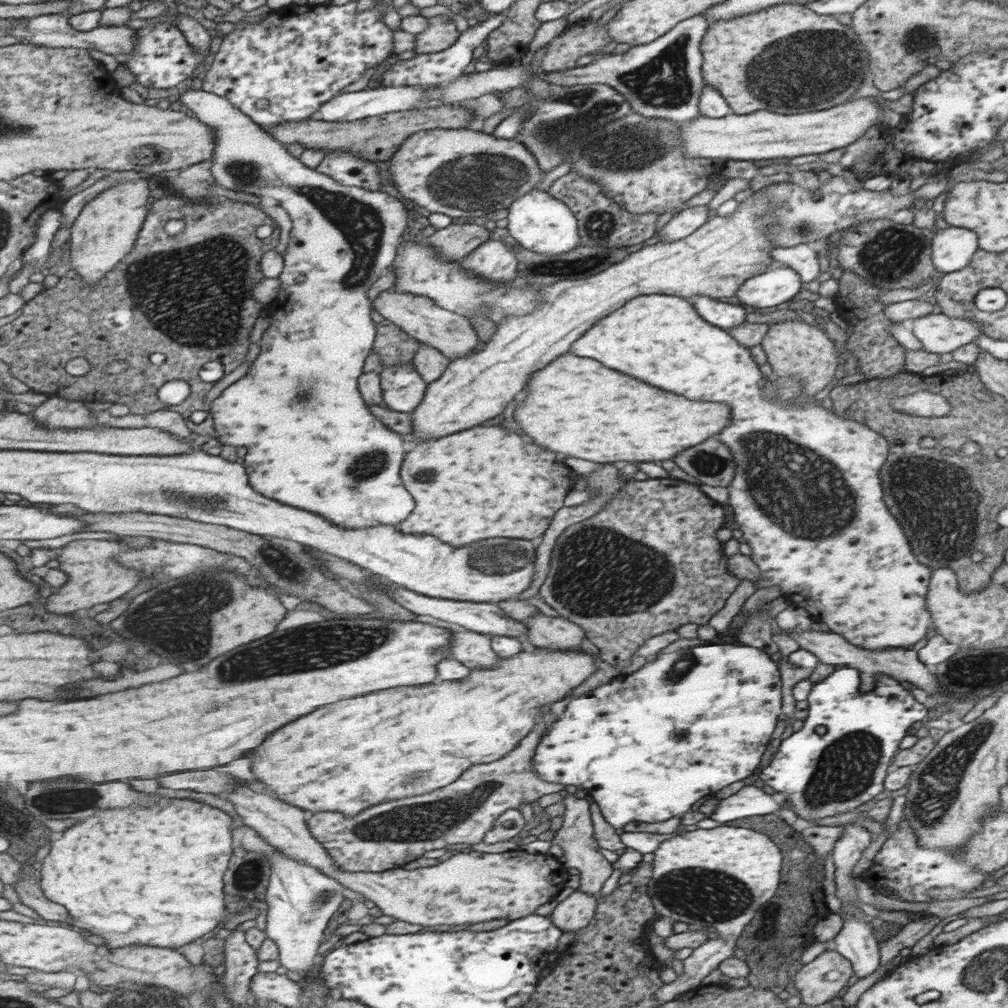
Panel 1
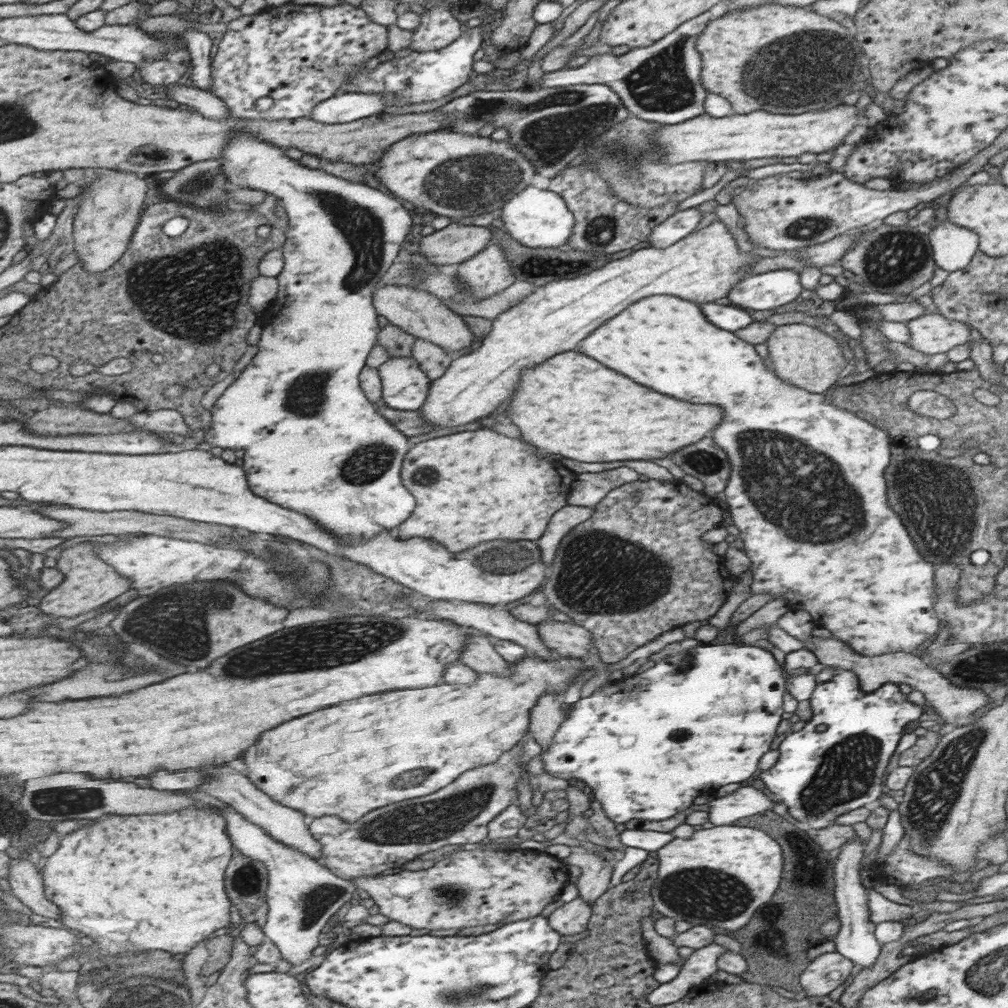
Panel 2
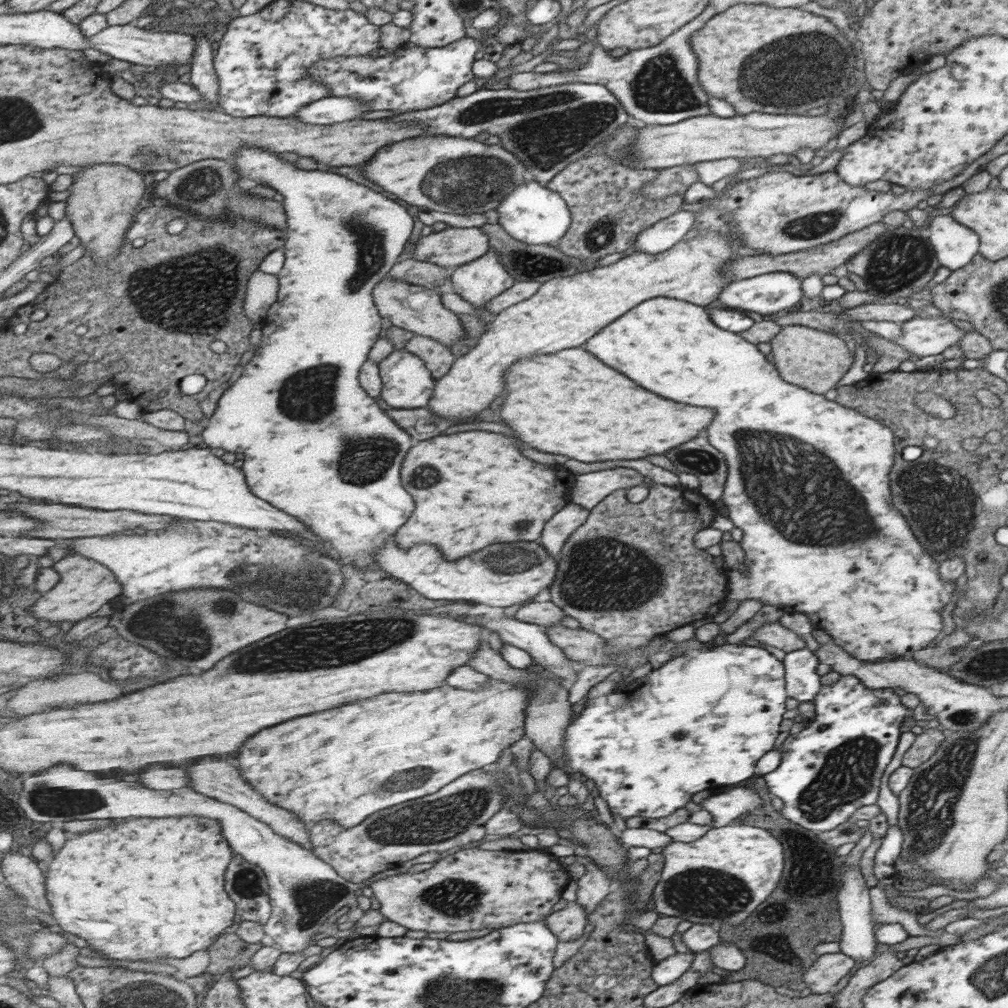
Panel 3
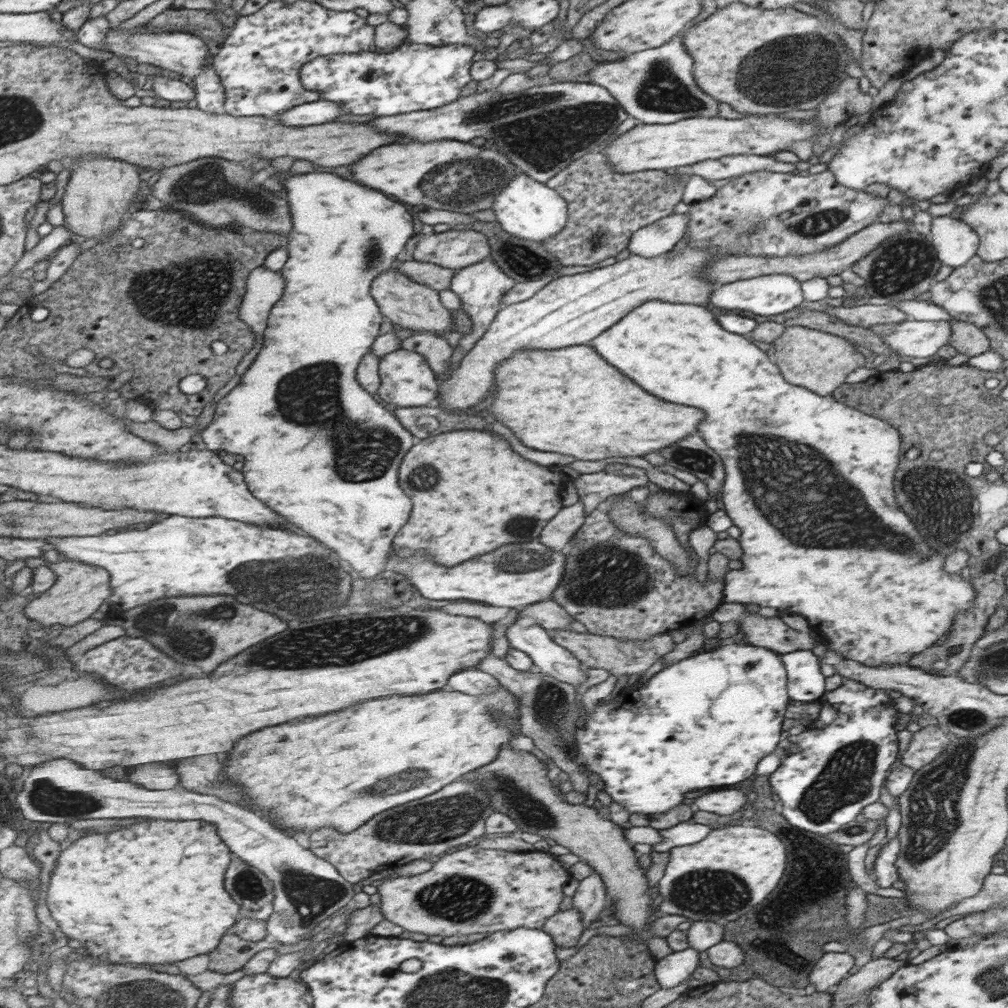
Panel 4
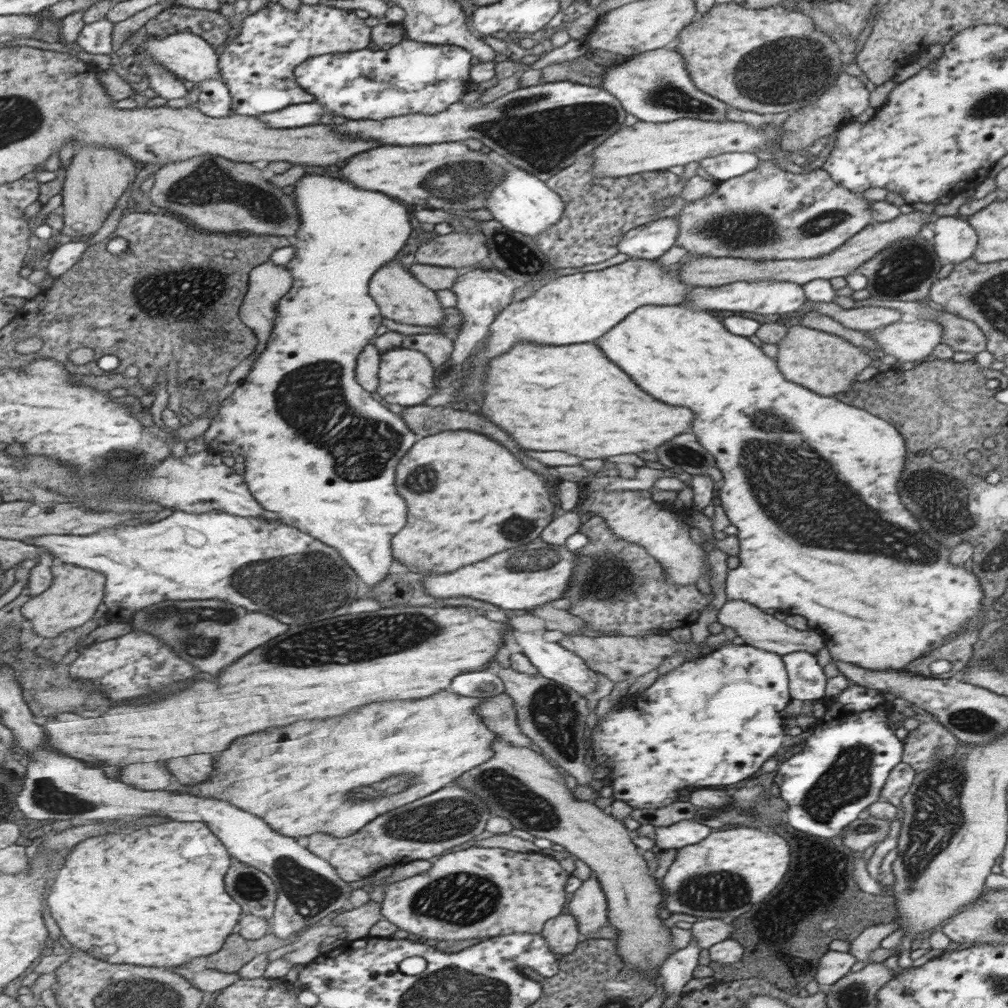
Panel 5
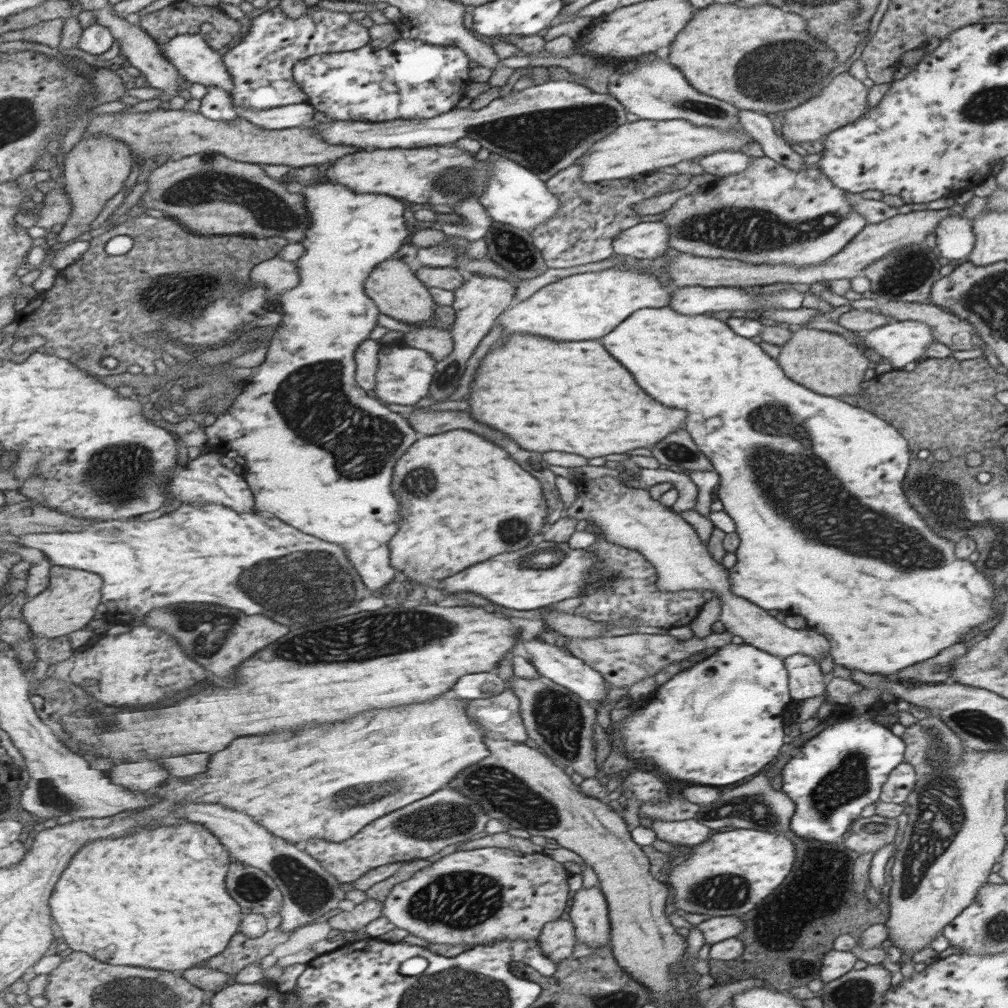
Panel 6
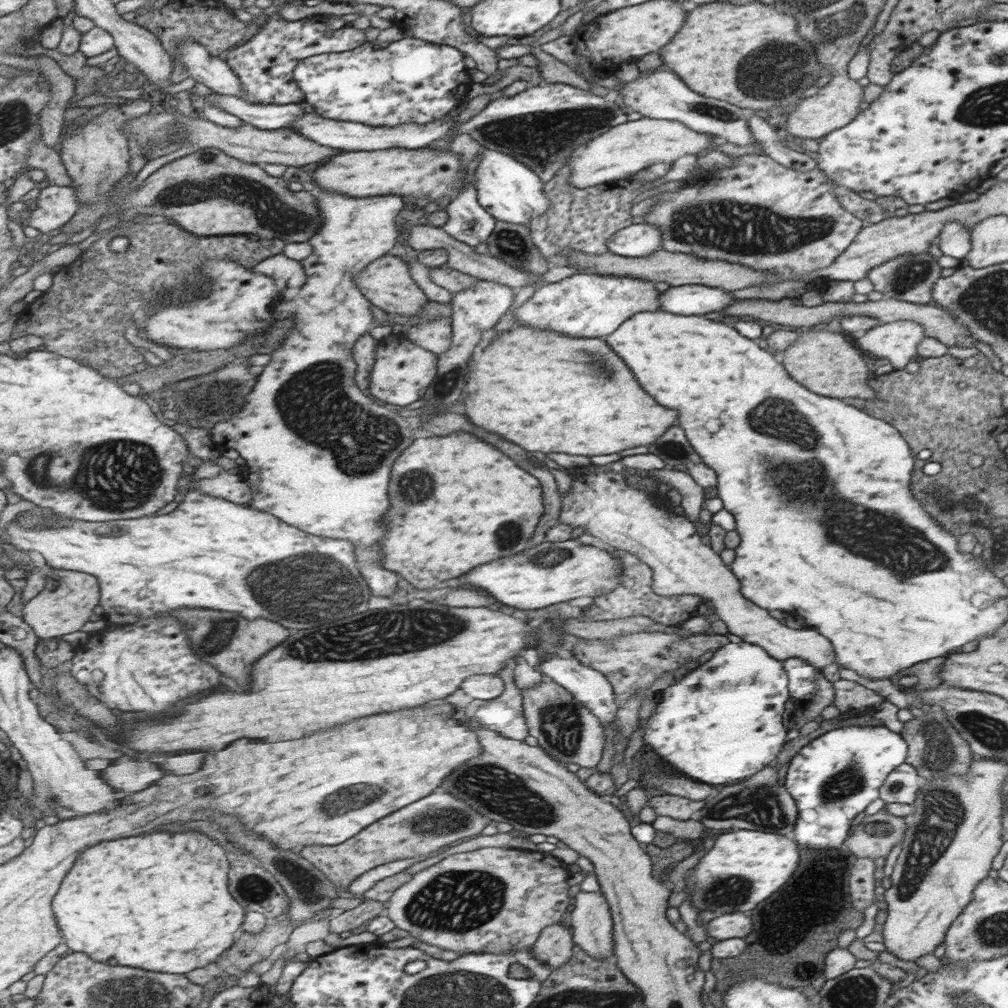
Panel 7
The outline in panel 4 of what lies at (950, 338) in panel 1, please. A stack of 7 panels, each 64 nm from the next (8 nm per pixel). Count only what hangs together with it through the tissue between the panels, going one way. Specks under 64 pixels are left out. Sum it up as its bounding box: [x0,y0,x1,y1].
[881,320,951,358]

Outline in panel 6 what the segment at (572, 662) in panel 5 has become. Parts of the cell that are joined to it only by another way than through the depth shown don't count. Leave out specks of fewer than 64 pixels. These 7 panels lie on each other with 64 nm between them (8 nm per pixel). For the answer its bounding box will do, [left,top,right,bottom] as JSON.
[522,637,608,709]

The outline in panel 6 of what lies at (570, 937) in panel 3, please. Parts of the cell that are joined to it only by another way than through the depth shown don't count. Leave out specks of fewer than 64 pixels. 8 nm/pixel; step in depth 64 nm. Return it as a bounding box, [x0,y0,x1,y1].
[538,918,577,964]

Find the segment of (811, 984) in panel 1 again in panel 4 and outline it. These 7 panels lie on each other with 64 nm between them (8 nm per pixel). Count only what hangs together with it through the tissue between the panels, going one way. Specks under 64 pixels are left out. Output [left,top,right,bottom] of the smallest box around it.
[809,952,854,991]

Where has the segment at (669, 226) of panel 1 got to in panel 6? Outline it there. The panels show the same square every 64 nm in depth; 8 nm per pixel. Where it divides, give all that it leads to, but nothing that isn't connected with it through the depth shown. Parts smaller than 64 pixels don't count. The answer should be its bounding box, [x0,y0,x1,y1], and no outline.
[611,221,668,259]

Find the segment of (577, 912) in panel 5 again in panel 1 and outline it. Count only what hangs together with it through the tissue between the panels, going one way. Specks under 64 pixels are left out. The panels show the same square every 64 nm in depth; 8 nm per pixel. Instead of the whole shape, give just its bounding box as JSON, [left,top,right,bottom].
[551,792,611,896]

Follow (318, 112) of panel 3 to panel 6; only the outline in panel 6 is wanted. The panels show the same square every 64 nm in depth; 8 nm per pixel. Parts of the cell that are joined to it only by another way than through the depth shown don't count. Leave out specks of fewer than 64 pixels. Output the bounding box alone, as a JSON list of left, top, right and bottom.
[235,102,316,130]

